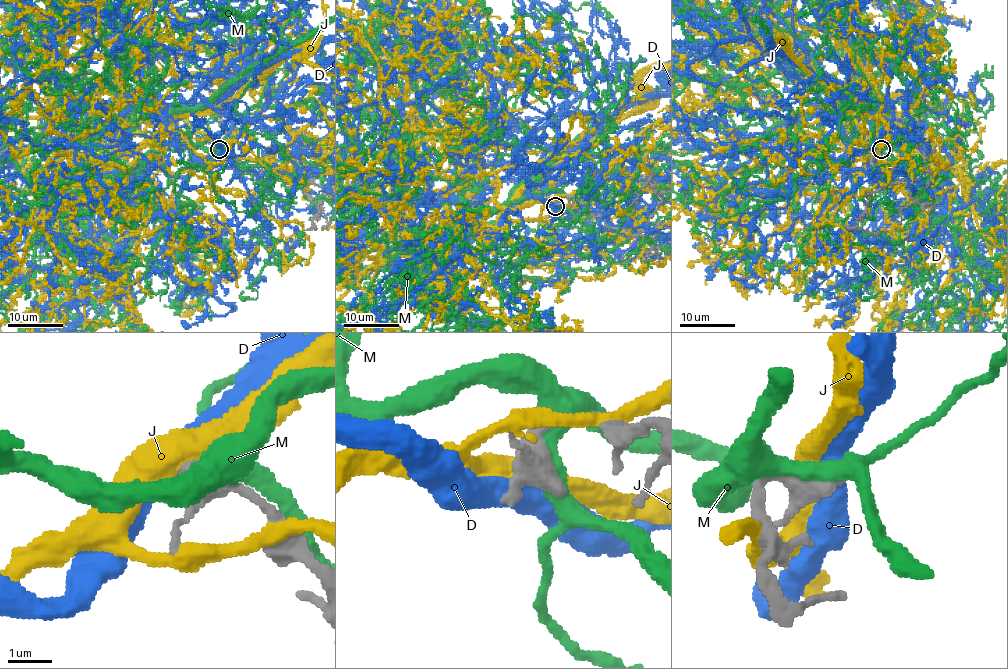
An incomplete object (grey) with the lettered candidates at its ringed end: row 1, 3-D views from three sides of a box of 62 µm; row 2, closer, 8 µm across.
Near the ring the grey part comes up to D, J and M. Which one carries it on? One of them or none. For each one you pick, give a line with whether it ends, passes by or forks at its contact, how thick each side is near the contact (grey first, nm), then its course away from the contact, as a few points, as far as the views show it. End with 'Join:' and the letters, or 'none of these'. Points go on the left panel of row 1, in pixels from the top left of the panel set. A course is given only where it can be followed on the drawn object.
Join: none of these

